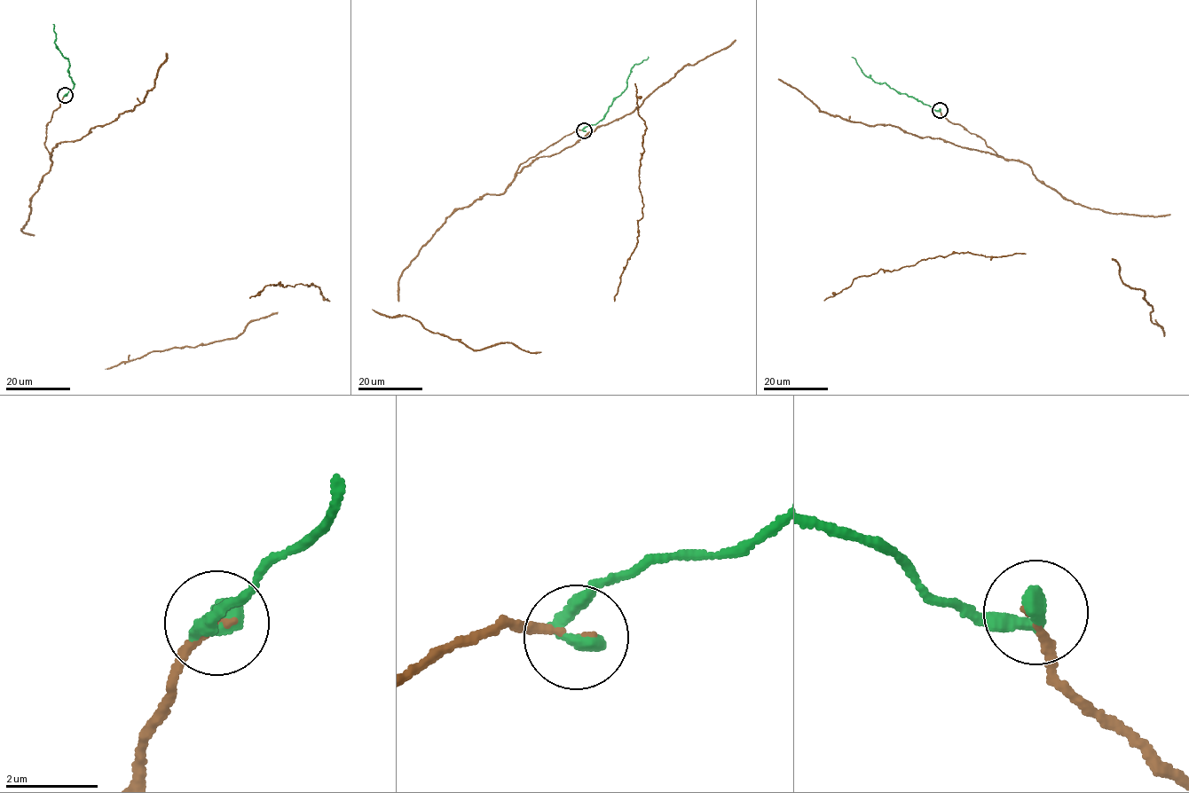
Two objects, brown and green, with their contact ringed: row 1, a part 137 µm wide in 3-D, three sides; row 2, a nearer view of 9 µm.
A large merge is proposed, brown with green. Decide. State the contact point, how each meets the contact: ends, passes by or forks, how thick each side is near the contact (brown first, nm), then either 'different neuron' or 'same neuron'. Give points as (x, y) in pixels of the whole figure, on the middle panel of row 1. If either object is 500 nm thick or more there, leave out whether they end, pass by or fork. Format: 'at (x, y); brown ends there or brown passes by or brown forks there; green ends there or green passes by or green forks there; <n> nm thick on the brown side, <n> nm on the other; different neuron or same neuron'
at (584, 130); brown ends there; green ends there; 130 nm thick on the brown side, 440 nm on the other; same neuron

